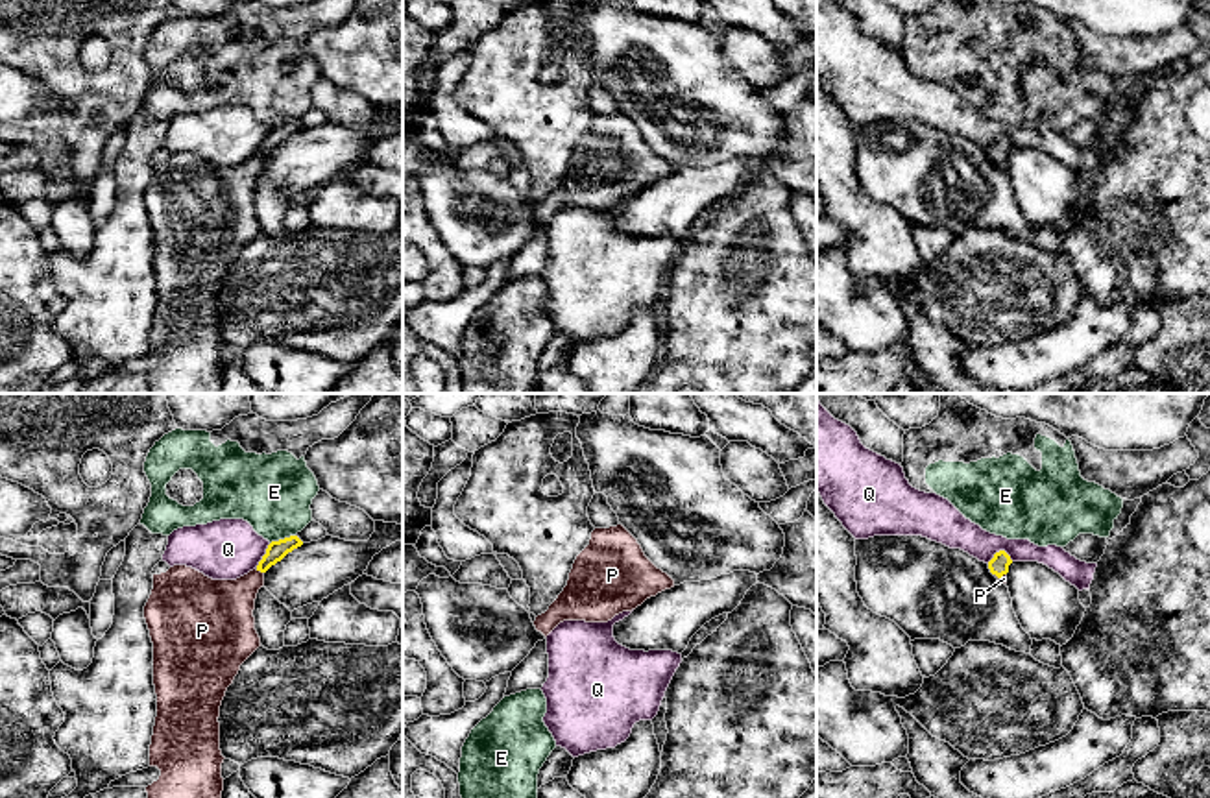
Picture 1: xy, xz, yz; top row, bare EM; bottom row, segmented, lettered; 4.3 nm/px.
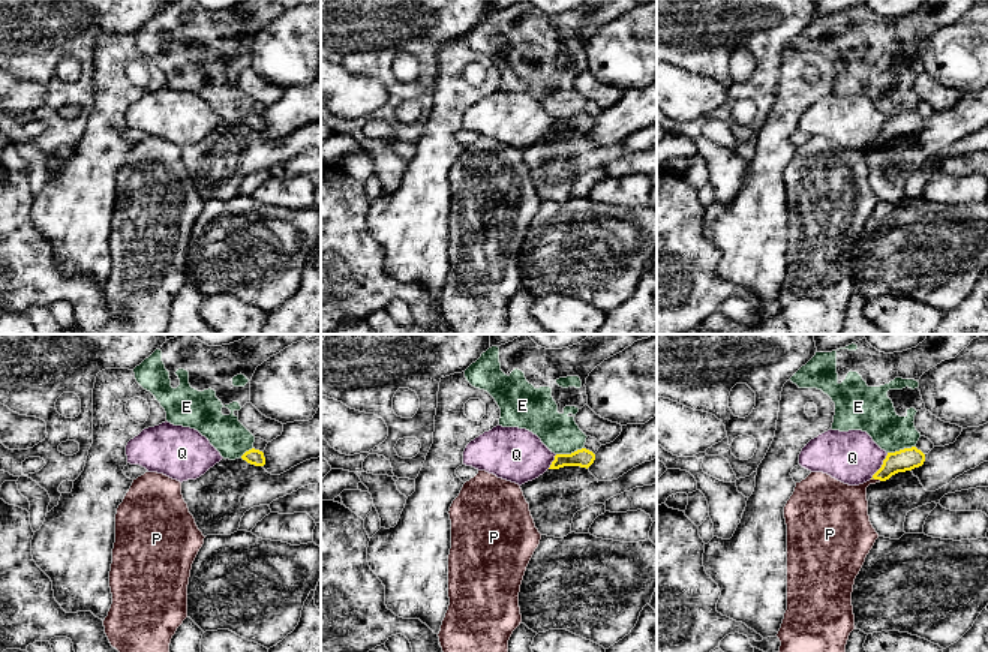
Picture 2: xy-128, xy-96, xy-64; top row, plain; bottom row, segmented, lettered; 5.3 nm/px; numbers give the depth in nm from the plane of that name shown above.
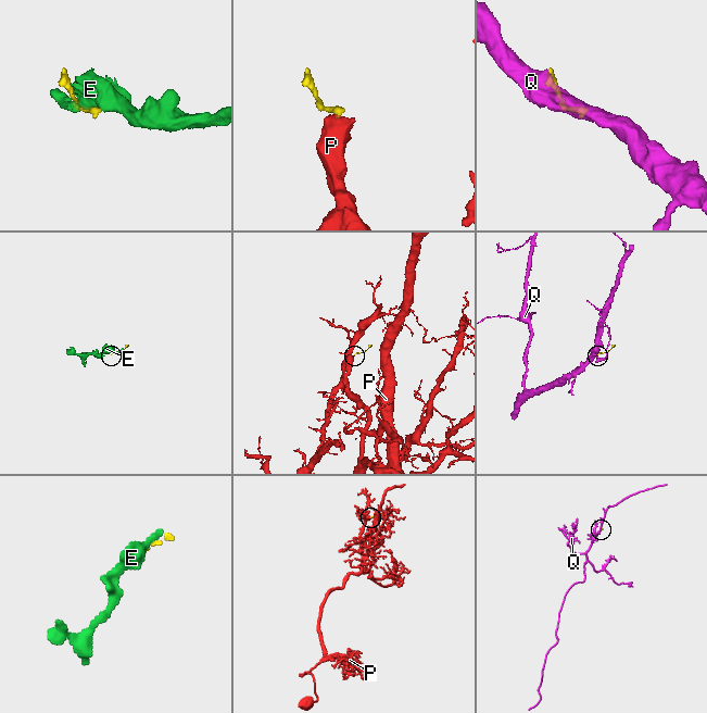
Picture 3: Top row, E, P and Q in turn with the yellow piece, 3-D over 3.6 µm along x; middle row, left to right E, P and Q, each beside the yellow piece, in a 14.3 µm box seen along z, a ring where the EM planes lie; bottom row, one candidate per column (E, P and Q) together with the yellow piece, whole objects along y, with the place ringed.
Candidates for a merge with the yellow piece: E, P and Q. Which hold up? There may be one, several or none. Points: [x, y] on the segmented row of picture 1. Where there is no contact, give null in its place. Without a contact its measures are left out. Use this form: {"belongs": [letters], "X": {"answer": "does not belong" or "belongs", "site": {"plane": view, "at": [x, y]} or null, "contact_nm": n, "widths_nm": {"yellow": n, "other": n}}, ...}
{"belongs": ["P"], "E": {"answer": "does not belong", "site": {"plane": "xy", "at": [281, 540]}, "contact_nm": 120, "widths_nm": {"yellow": 90, "other": 340}}, "P": {"answer": "belongs", "site": {"plane": "xy", "at": [259, 569]}, "contact_nm": 40, "widths_nm": {"yellow": 90, "other": 280}}, "Q": {"answer": "does not belong", "site": {"plane": "yz", "at": [1000, 551]}, "contact_nm": 120, "widths_nm": {"yellow": 90, "other": 160}}}

